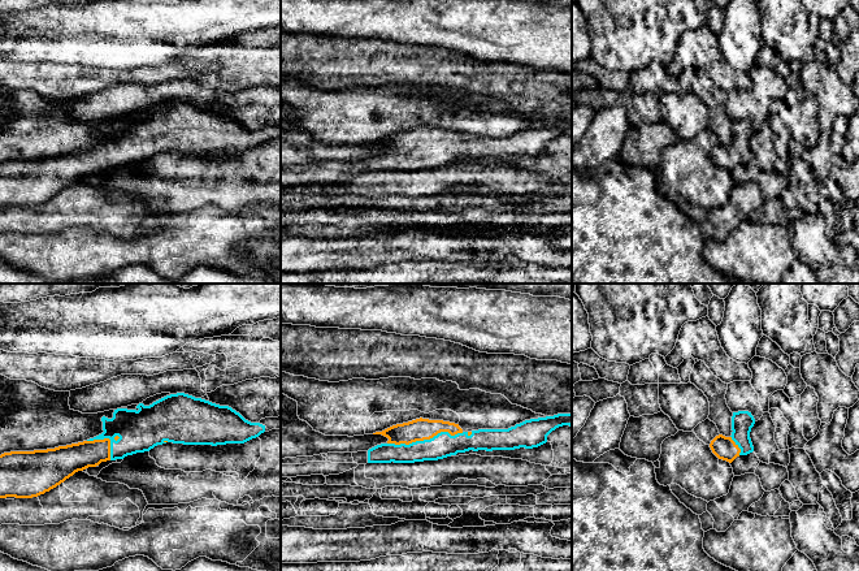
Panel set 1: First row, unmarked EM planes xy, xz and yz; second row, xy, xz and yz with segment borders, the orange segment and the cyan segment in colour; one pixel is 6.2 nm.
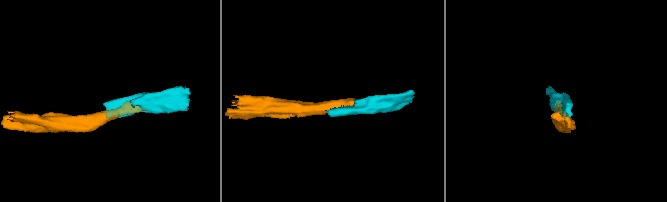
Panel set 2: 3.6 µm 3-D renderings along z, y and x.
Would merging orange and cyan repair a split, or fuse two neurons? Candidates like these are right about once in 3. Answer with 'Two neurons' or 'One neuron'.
One neuron

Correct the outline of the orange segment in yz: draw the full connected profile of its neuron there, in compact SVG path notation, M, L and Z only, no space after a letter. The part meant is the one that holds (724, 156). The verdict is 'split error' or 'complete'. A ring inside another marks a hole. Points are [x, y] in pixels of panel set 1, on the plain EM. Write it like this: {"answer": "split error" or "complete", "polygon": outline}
{"answer": "split error", "polygon": "M749 120L733 121L732 125L732 144L725 146L723 143L716 144L710 156L712 161L723 169L732 172L739 164L747 164L754 160L754 155L750 147L751 137L755 133L755 127Z"}

